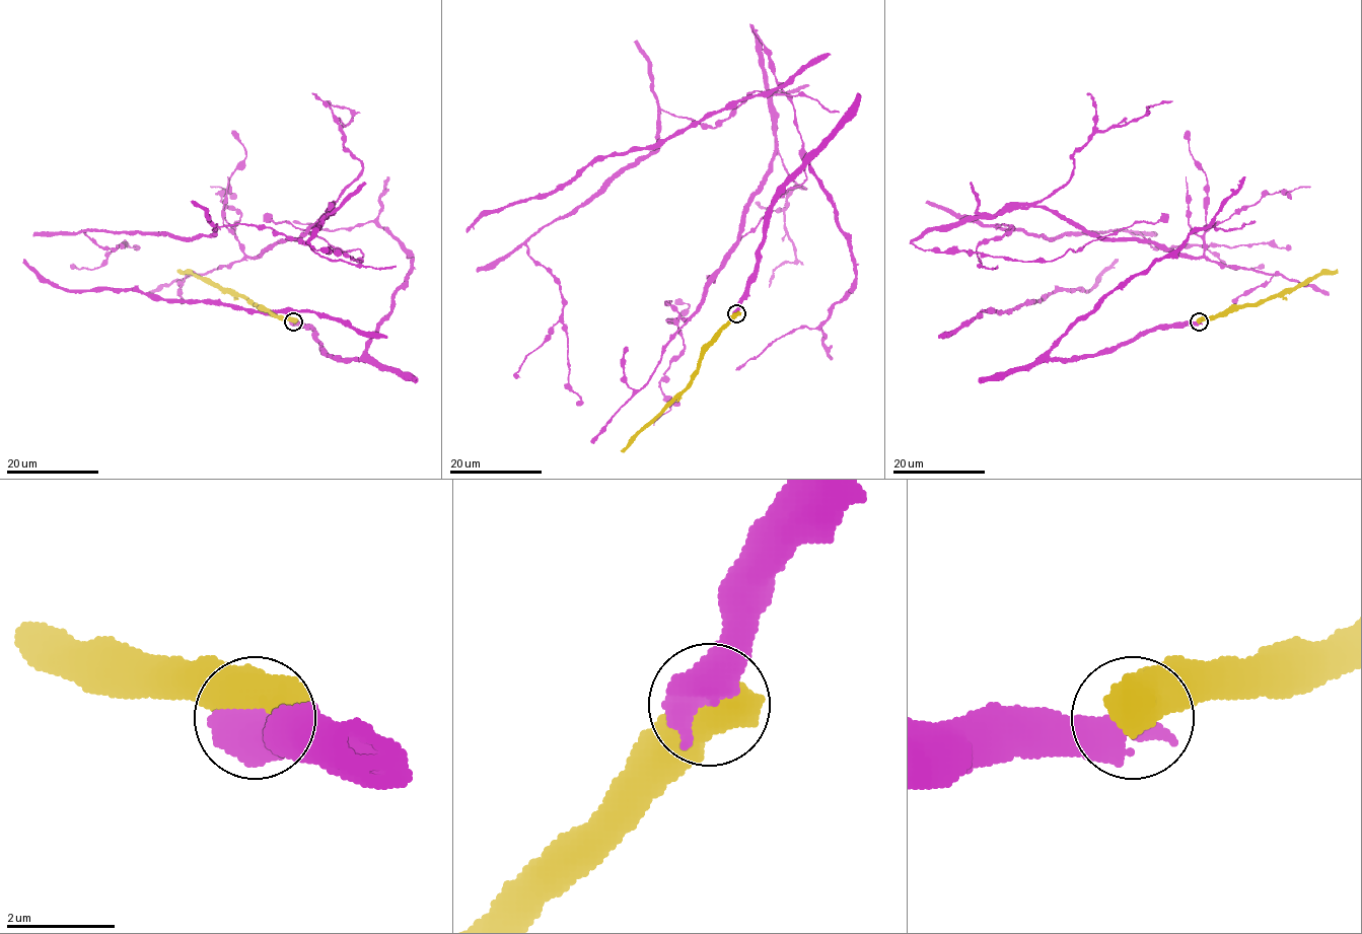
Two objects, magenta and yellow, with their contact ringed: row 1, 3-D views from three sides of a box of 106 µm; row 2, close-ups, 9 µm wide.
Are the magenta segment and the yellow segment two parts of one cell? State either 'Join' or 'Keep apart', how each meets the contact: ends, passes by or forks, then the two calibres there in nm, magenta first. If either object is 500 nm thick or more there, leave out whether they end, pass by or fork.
Join. Thickness 750 nm (magenta) against 800 nm

